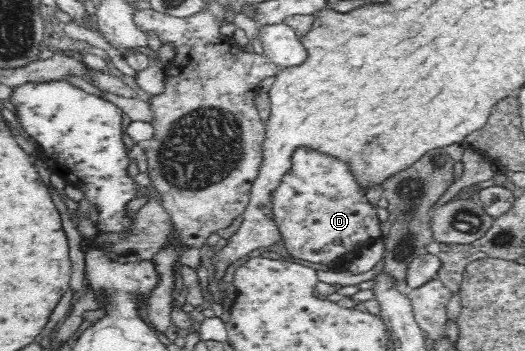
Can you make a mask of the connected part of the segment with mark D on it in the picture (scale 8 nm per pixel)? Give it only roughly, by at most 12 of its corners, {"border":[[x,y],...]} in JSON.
{"border":[[305,147],[271,195],[287,253],[330,269],[382,237],[379,206]]}

